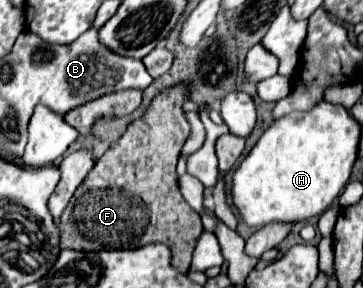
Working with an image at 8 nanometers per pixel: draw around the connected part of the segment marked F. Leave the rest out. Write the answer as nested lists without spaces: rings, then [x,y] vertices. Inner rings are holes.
[[[180,82],[156,94],[146,112],[132,120],[120,140],[94,164],[60,216],[60,248],[100,252],[164,242],[172,250],[176,270],[188,272],[194,246],[204,232],[200,216],[180,194],[176,174],[176,162],[190,136],[190,124],[182,110],[190,92],[190,86]]]

